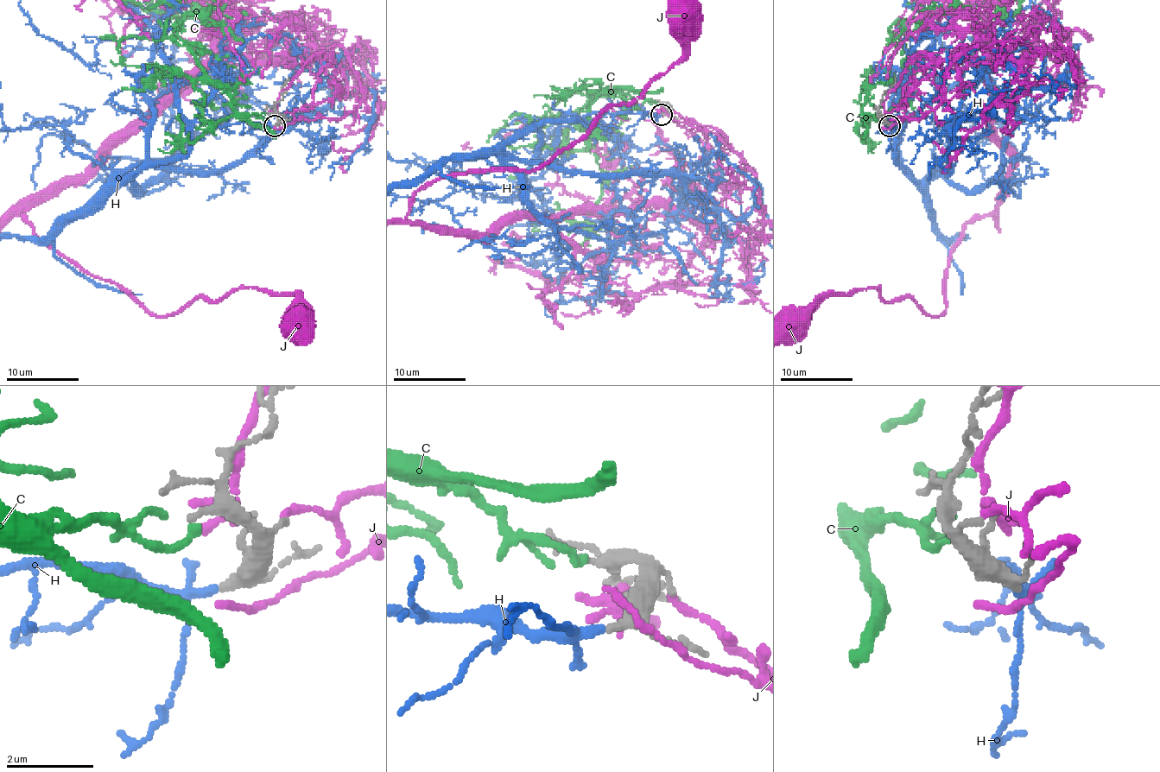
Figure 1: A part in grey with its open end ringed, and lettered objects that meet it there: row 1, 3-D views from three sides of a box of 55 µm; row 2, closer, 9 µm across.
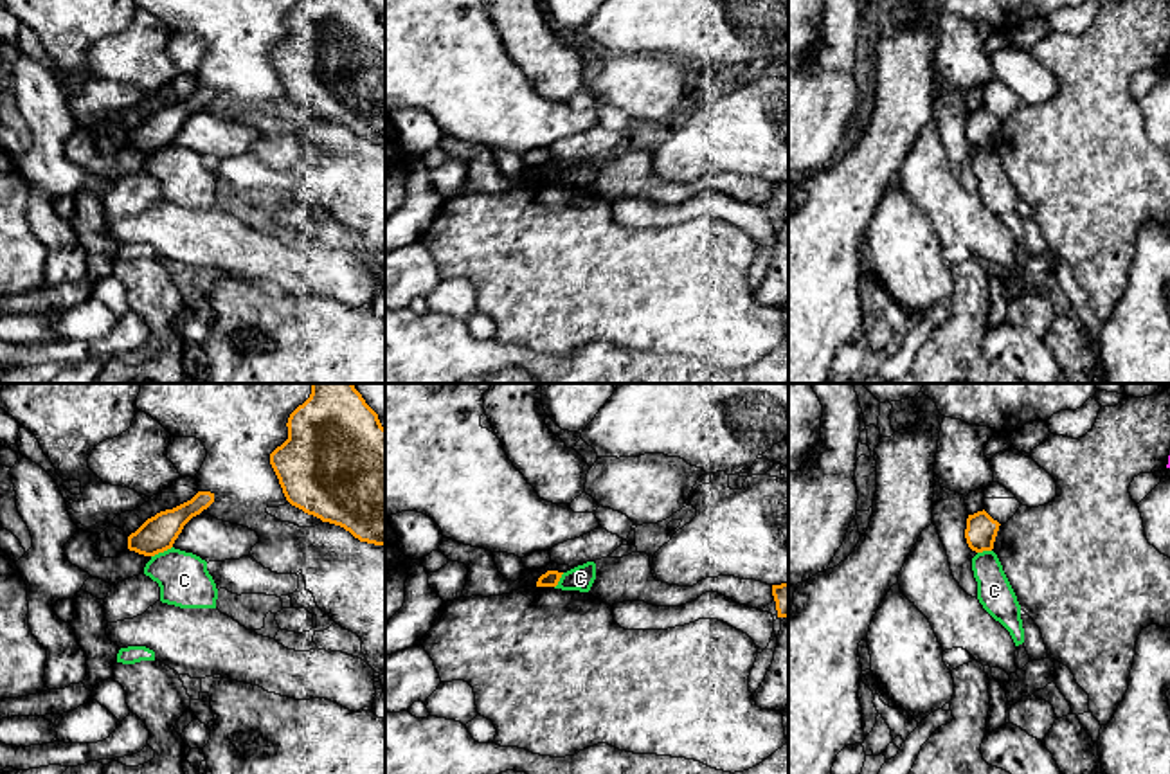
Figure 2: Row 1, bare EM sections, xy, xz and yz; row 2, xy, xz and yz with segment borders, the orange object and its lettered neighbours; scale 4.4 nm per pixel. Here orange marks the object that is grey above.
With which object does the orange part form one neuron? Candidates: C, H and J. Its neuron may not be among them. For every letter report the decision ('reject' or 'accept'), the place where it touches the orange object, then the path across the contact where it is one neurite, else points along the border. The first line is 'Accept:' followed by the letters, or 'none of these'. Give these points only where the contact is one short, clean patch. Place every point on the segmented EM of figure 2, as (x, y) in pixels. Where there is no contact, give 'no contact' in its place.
Accept: H
C: reject; meets orange in xy at (161, 551); border along xy (171, 546), (152, 557)
H: accept; no contact
J: reject; no contact

